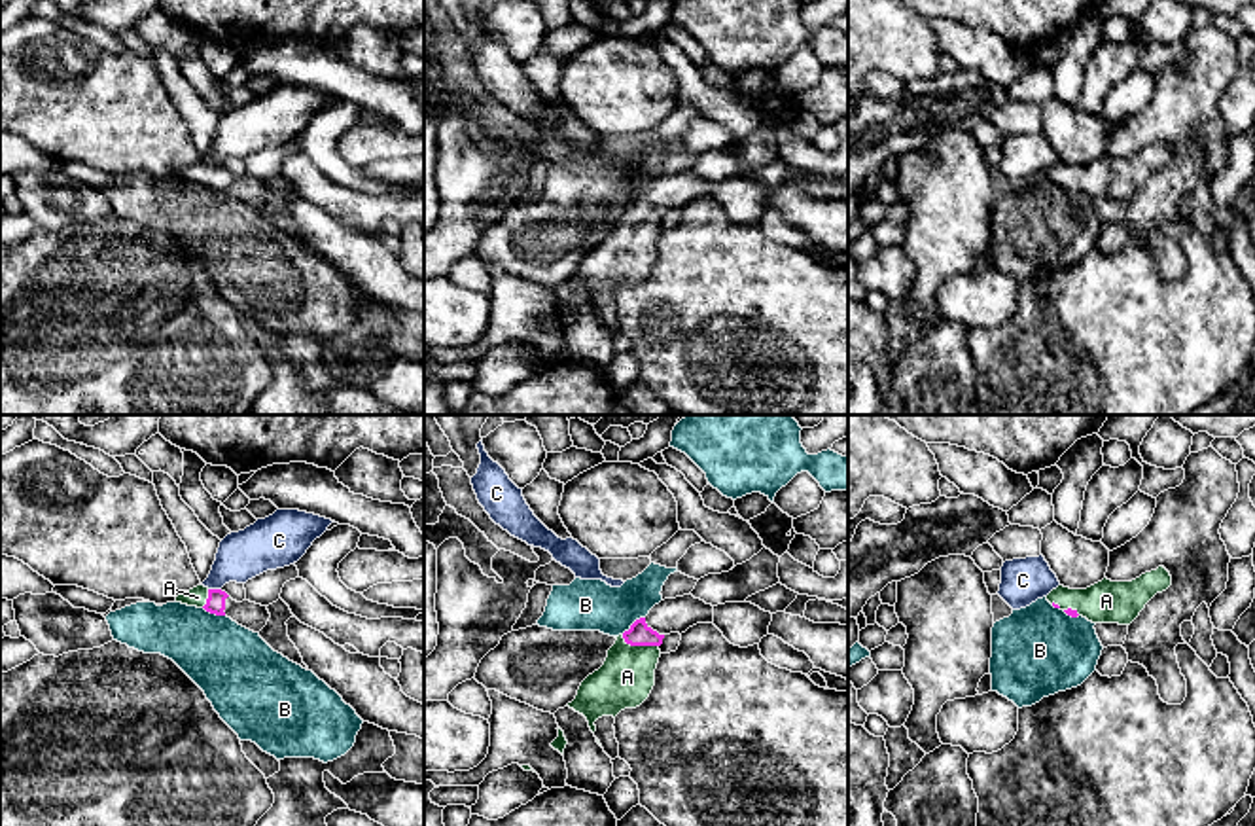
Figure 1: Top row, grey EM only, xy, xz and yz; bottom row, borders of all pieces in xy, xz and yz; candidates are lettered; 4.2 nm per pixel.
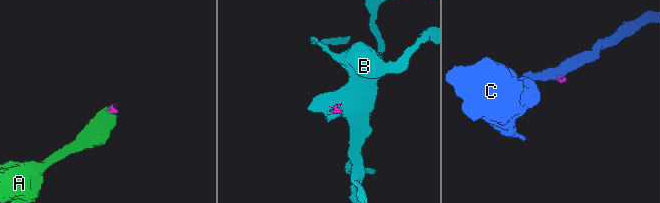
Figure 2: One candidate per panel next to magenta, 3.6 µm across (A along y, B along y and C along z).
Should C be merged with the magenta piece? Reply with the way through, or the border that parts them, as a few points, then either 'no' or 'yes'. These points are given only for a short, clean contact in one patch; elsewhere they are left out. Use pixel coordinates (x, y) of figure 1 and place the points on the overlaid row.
along xy (209, 588), (220, 590) | no

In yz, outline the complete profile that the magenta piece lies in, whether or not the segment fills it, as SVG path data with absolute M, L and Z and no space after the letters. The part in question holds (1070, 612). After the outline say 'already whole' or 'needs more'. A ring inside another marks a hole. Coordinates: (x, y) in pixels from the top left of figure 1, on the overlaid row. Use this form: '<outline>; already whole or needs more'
M1164 566L1145 572L1132 582L1102 582L1087 589L1058 585L1047 601L1068 616L1083 616L1092 623L1130 625L1145 604L1172 585L1172 576Z; needs more

